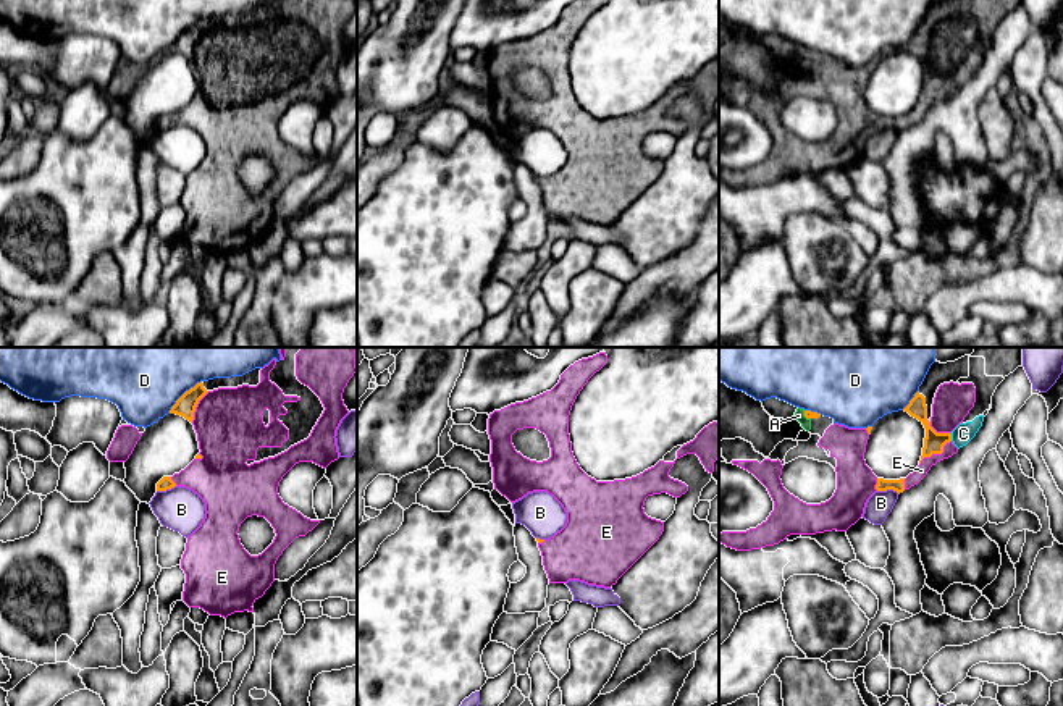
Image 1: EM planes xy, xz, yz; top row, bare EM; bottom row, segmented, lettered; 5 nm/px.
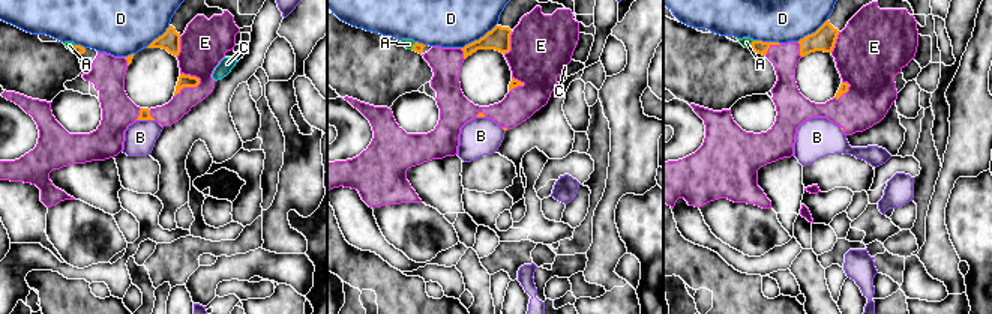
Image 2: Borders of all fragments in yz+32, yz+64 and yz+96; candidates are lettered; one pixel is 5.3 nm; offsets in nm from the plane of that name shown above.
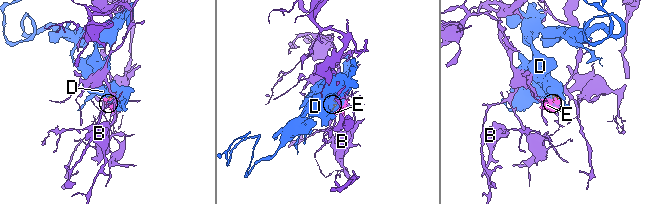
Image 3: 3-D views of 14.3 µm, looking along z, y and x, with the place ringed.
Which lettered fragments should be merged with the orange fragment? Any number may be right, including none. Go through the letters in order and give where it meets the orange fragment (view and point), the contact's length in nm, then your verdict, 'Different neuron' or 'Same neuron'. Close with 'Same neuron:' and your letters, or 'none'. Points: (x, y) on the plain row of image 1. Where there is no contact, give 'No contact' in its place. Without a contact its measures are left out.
A: Touches orange at yz (805, 54). Shared border 60 nm. Same neuron
B: Touches orange at yz (889, 126). Shared border 110 nm. Different neuron
C: Touches orange at yz (950, 75). Shared border 40 nm. Same neuron
D: Touches orange at xy (183, 33). Shared border 240 nm. Different neuron
E: Touches orange at yz (936, 91). Shared border 200 nm. Same neuron
Same neuron: A, C, E

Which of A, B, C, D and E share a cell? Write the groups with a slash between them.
A C E / B / D

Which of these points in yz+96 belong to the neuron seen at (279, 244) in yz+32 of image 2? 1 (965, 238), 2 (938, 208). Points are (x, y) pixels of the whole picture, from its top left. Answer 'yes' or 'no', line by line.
1: no
2: yes

